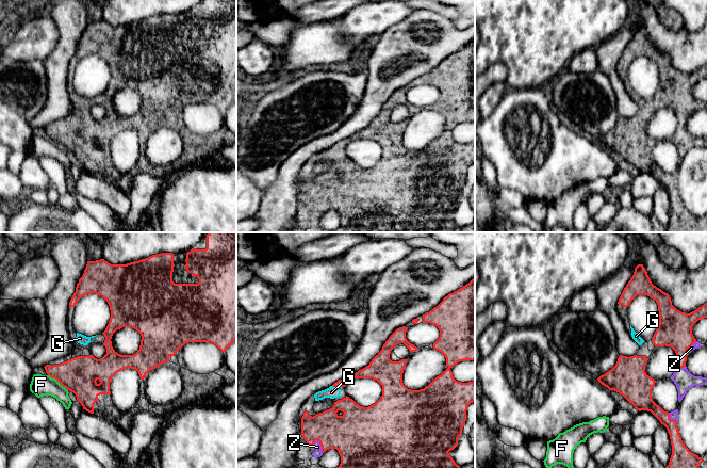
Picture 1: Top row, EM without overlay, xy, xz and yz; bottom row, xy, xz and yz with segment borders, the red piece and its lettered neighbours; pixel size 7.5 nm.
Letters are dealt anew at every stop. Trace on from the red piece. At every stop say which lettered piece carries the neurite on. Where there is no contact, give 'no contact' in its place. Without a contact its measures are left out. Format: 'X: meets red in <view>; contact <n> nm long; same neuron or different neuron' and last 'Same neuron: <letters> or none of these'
F: meets red in xy; contact 200 nm long; different neuron
G: meets red in xz; contact 50 nm long; same neuron
Z: meets red in xz; contact 120 nm long; same neuron
Same neuron: G, Z

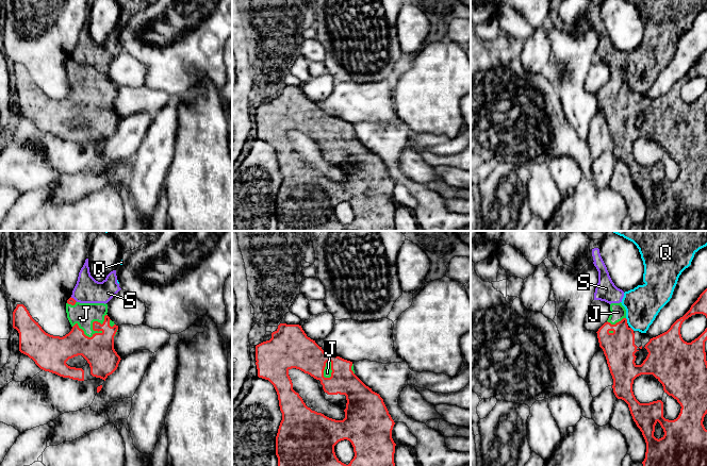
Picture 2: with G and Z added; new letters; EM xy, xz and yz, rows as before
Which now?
J: meets red in xy; contact 280 nm long; same neuron
Q: meets red in yz; contact 40 nm long; different neuron
S: meets red in xy; contact 70 nm long; different neuron
Same neuron: J

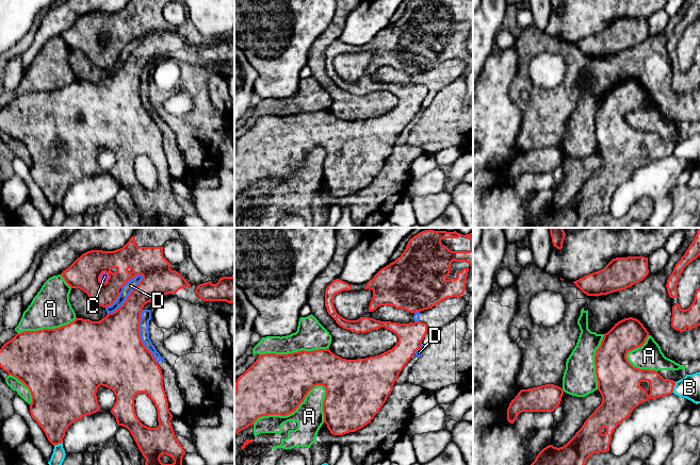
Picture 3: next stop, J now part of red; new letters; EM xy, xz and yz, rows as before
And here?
A: meets red in xz; contact 600 nm long; different neuron
B: meets red in yz; contact 90 nm long; different neuron
C: meets red in xy; contact 100 nm long; different neuron
D: meets red in xy; contact 400 nm long; different neuron
Same neuron: none of these

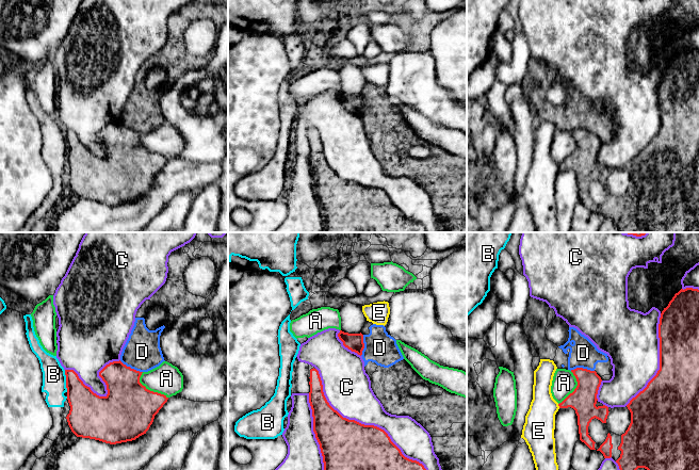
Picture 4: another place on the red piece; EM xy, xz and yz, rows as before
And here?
A: meets red in xy; contact 280 nm long; different neuron
B: meets red in xy; contact 170 nm long; different neuron
C: meets red in xz; contact 1150 nm long; different neuron
D: meets red in yz; contact 180 nm long; different neuron
E: meets red in yz; contact 40 nm long; different neuron
Same neuron: none of these

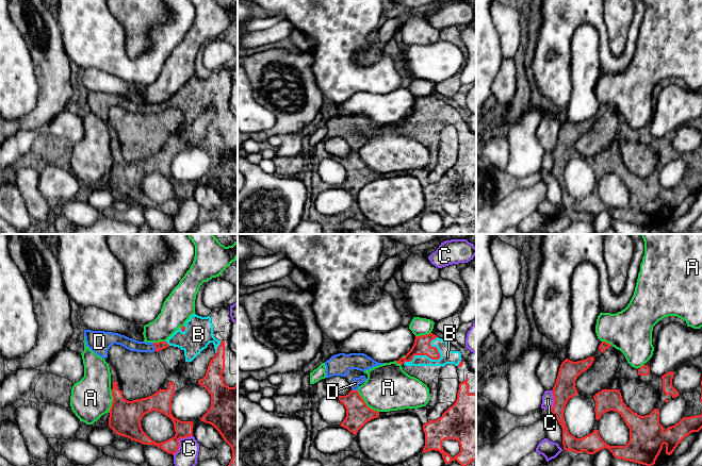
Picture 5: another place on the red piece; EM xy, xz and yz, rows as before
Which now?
A: meets red in xz; contact 240 nm long; different neuron
B: meets red in xz; contact 340 nm long; same neuron
C: meets red in xy; contact 220 nm long; different neuron
D: meets red in xy; contact 70 nm long; same neuron
Same neuron: B, D

